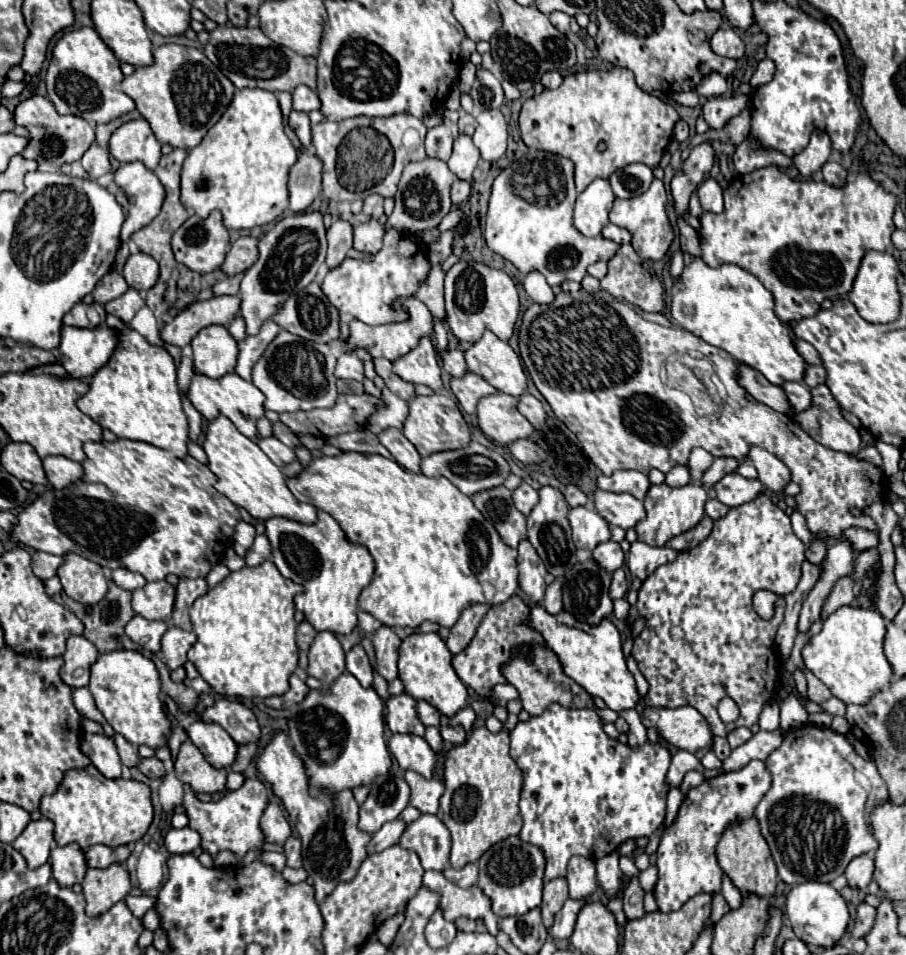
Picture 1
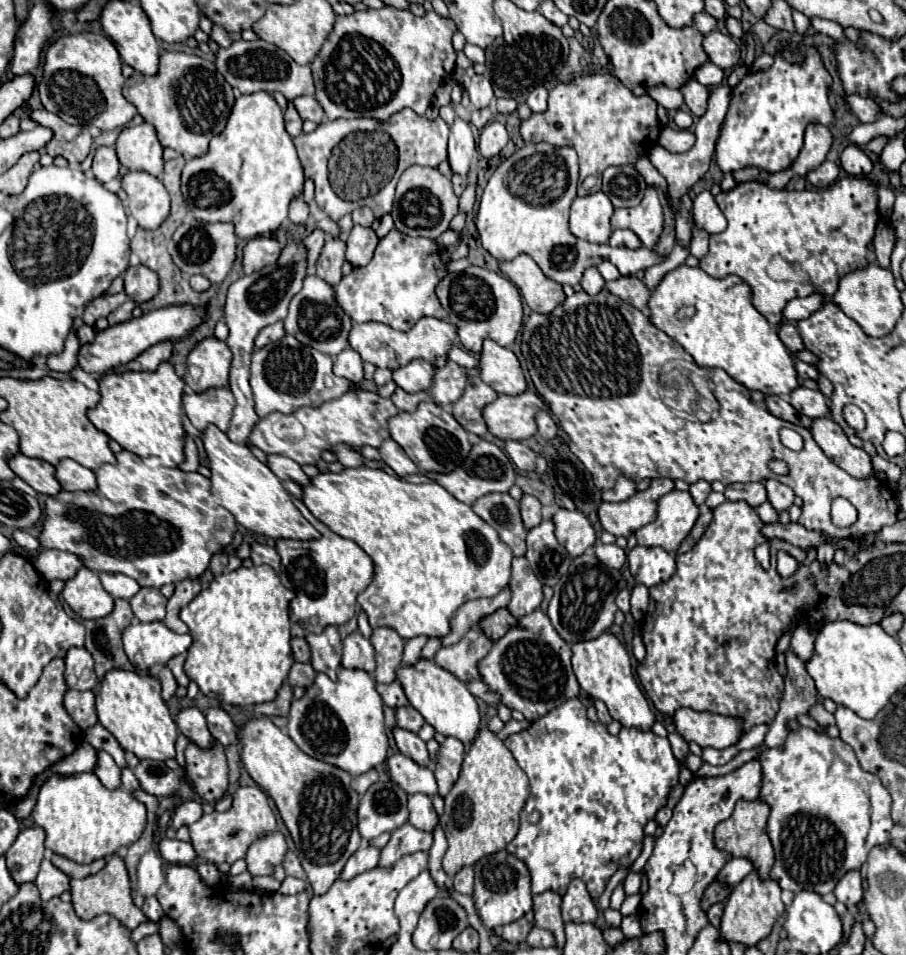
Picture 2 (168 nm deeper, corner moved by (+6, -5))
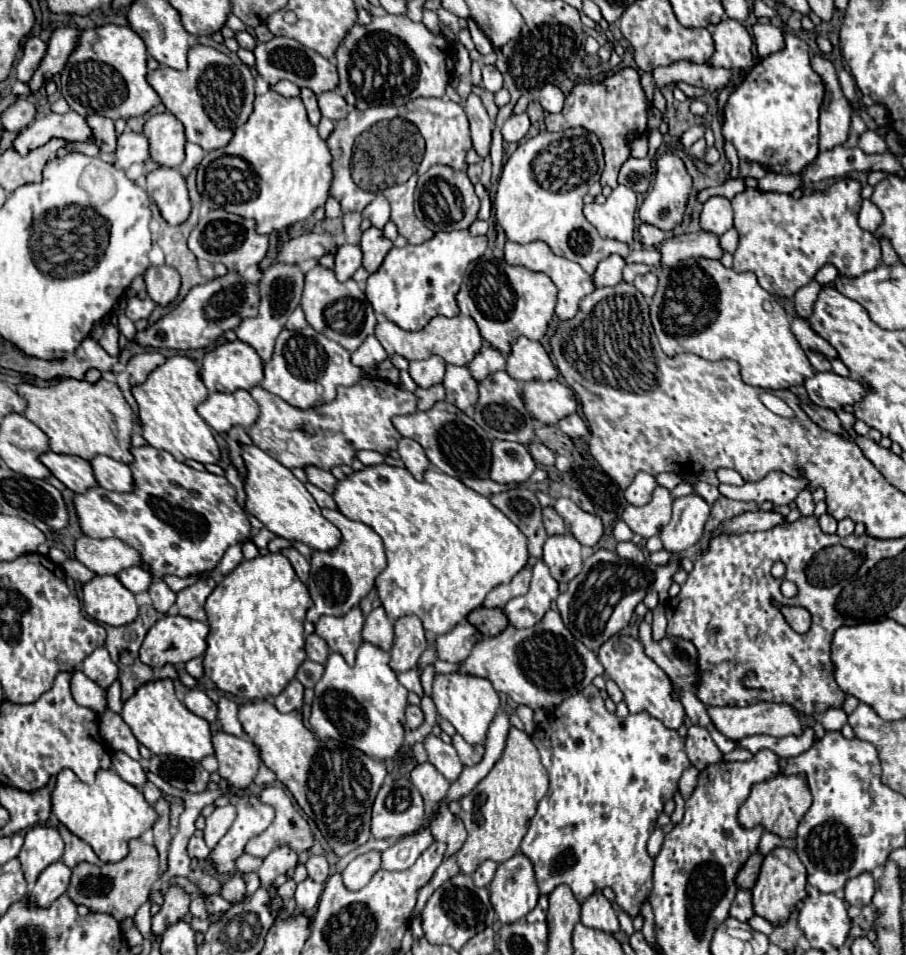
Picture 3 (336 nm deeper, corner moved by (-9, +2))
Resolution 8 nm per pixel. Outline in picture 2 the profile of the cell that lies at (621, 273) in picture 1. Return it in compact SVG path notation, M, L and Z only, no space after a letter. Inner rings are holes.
M626 275L626 277L618 277L616 281L608 281L606 283L606 289L620 297L622 301L626 301L628 305L636 307L636 309L644 309L648 307L648 297L650 297L650 291L648 287L644 285L642 279L634 277L634 275Z

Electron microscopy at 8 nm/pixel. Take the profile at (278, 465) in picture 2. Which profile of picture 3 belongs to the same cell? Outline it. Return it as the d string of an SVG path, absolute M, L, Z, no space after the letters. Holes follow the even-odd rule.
M307 466L305 472L307 472L307 478L309 478L309 482L311 482L313 486L321 488L321 490L327 492L327 494L333 494L335 484L337 484L337 478L335 478L331 472L321 470L321 468L317 468L317 466Z

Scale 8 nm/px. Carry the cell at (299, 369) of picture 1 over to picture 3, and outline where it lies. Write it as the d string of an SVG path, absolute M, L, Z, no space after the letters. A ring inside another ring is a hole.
M311 326L303 330L283 330L277 340L275 340L275 352L269 362L265 362L265 378L261 382L261 388L267 392L283 398L287 404L297 406L297 408L311 408L311 406L321 406L325 402L331 402L337 394L337 386L353 386L363 378L361 368L353 366L349 360L349 352L339 346L337 342L329 340L327 336L315 332Z

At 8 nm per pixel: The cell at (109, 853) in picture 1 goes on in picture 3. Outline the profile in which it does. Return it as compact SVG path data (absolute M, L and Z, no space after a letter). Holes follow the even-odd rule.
M55 824L57 826L57 830L59 830L59 834L61 834L61 838L63 838L63 842L65 842L65 854L63 854L63 862L69 866L69 868L73 868L73 866L77 866L79 862L91 862L91 864L101 864L101 860L95 856L95 852L91 850L91 846L87 844L87 842L83 842L81 838L77 838L75 834L71 834L63 824Z

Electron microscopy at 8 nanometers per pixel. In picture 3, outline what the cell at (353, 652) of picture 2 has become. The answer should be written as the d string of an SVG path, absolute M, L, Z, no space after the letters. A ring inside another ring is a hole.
M383 606L377 610L371 610L371 614L365 620L363 626L363 640L373 642L381 646L383 650L391 650L393 646L393 620L387 618Z

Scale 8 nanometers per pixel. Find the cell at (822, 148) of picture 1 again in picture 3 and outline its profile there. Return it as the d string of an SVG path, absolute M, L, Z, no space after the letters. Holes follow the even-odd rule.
M817 54L811 58L811 66L823 78L827 88L827 98L825 104L821 106L821 118L819 118L819 150L825 152L831 150L833 146L845 144L851 124L851 106L841 92L837 72L829 62L829 58Z

